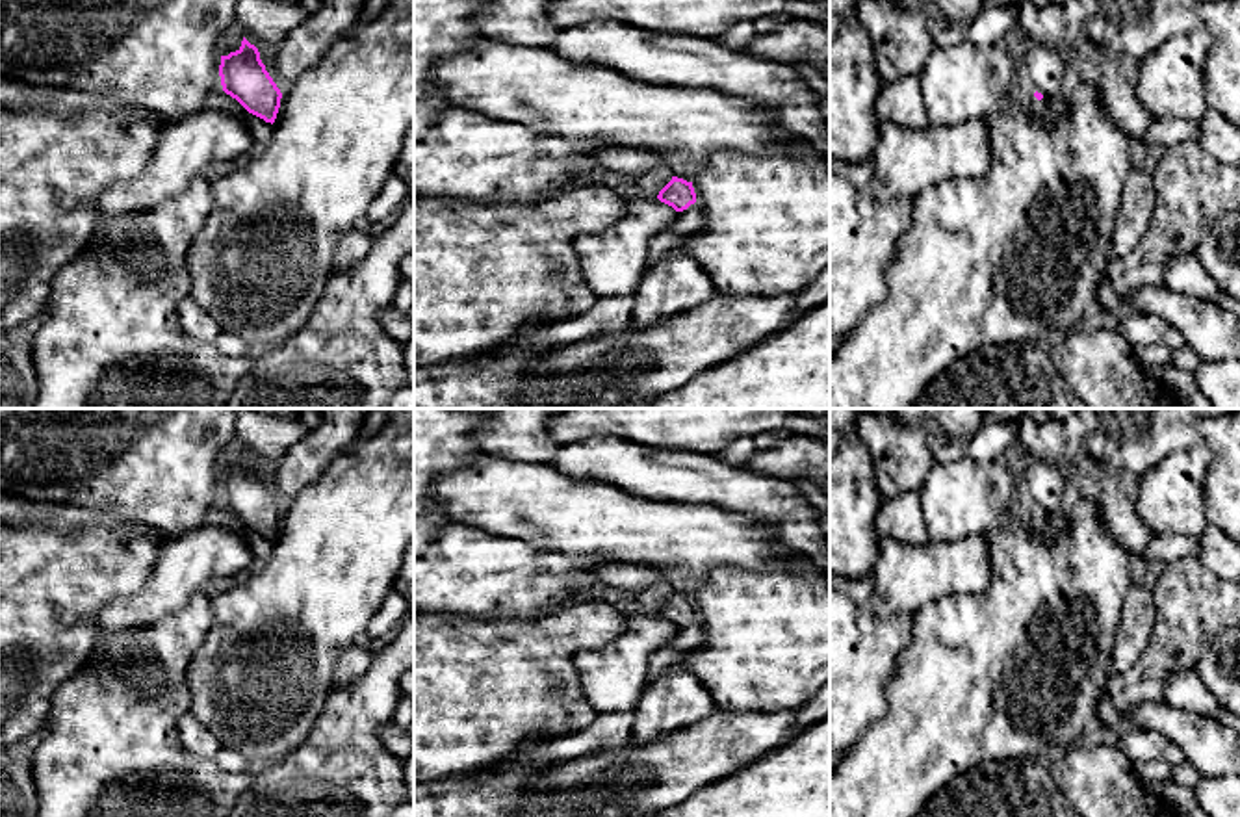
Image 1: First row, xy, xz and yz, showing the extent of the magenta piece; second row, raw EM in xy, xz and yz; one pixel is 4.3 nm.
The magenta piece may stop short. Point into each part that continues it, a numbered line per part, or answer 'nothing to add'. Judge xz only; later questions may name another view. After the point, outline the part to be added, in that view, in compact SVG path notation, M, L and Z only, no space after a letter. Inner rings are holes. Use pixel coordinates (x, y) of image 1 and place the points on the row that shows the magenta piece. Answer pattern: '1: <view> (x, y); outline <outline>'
1: xz (689, 221); outline M698 202L679 212L678 219L650 241L648 269L653 269L676 247L704 227L704 212Z

